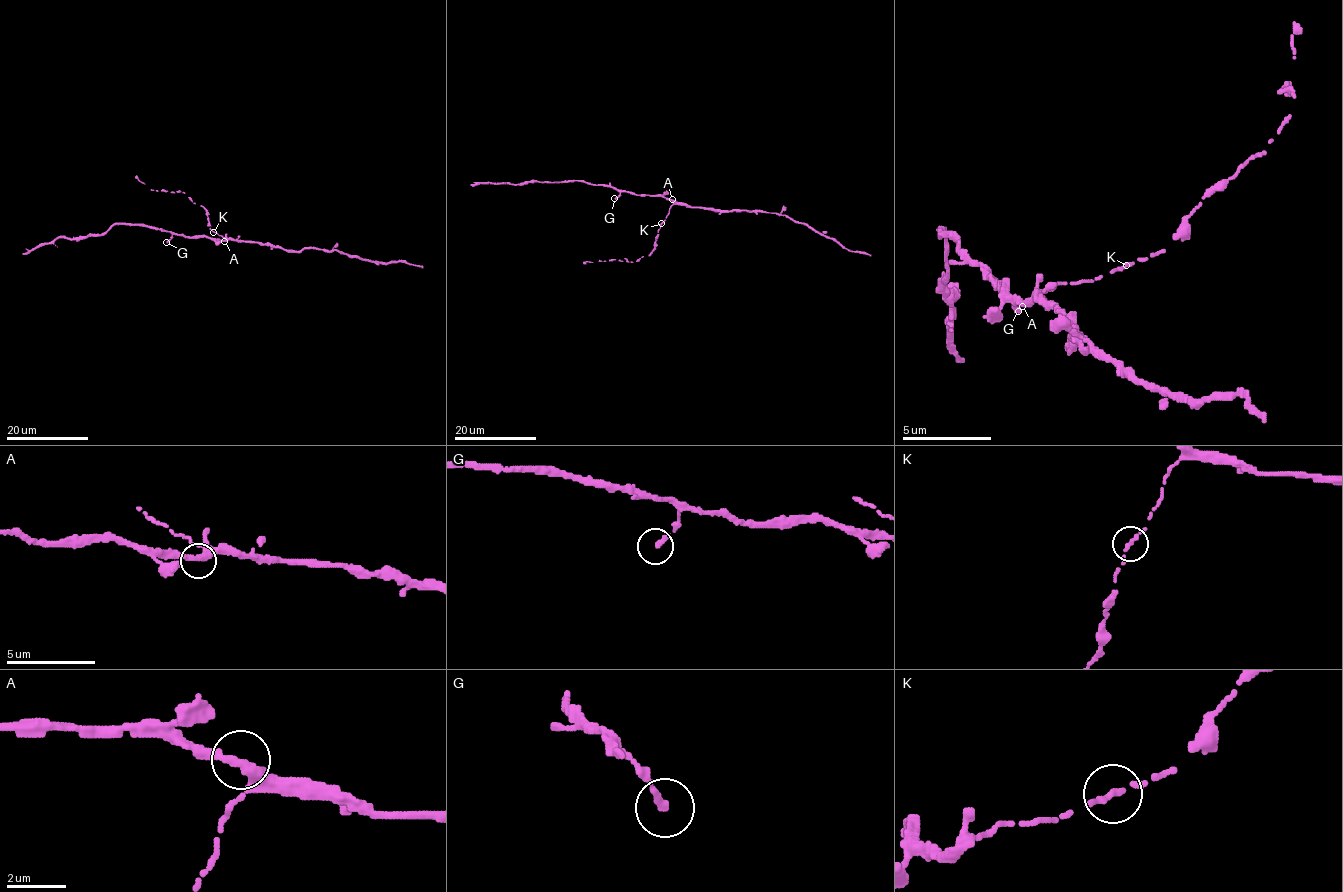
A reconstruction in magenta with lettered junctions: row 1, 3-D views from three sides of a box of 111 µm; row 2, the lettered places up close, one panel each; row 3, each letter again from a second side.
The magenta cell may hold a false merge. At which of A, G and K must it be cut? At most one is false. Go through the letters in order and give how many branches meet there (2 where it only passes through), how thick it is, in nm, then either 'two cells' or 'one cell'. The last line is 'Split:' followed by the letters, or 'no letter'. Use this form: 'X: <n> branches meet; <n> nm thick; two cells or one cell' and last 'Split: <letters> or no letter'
A: 2 branches meet; 340 nm thick; one cell
G: 1 branches meet; 320 nm thick; one cell
K: 1 branches meet; 280 nm thick; one cell
Split: no letter

